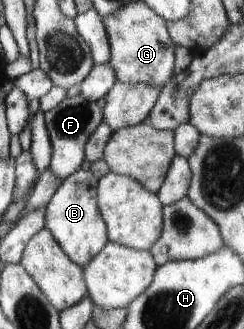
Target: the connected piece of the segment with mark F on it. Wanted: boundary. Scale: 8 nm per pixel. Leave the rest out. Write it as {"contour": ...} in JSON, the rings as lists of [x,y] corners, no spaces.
{"contour":[[[80,94],[71,98],[64,98],[55,108],[44,114],[47,132],[52,146],[52,155],[49,161],[49,169],[58,177],[59,183],[78,171],[86,159],[85,145],[88,138],[103,122],[103,110],[96,102],[84,99]]]}

